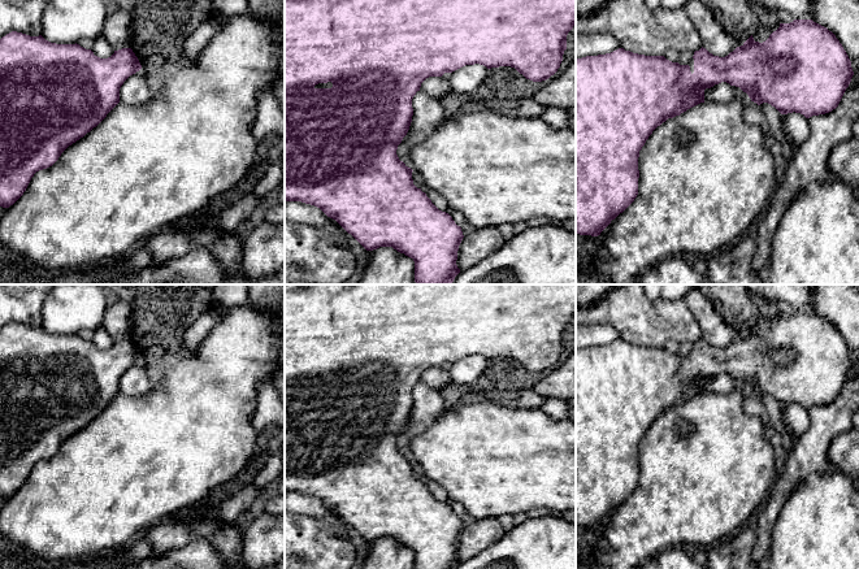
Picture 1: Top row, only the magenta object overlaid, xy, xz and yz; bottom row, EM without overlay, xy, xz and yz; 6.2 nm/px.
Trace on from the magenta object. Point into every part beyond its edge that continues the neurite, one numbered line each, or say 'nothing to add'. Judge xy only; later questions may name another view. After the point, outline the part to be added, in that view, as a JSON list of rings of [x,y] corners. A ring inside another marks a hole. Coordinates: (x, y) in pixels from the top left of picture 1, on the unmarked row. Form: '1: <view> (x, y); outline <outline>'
nothing to add

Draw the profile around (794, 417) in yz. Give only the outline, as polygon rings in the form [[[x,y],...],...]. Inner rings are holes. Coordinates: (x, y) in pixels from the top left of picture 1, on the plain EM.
[[[795,403],[782,405],[781,421],[782,427],[790,431],[793,440],[801,438],[808,430],[811,422],[808,409]]]

